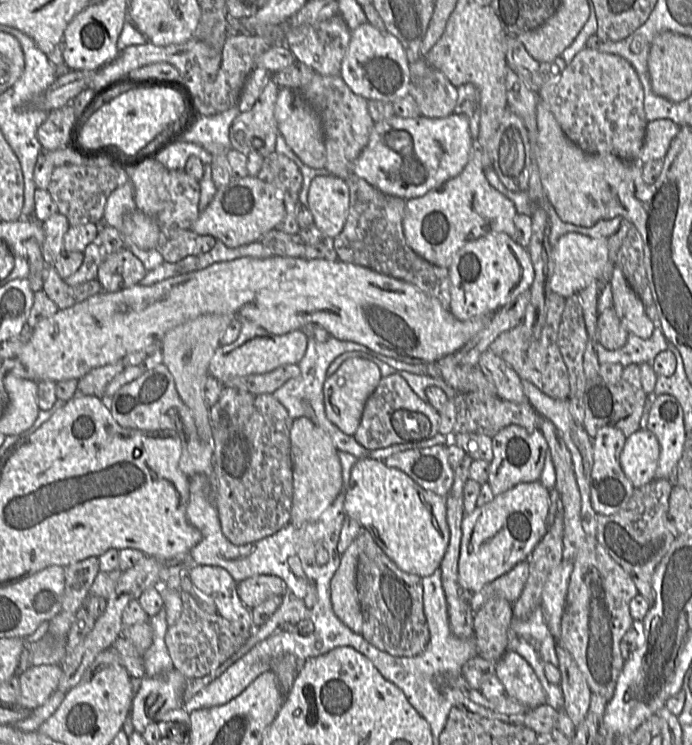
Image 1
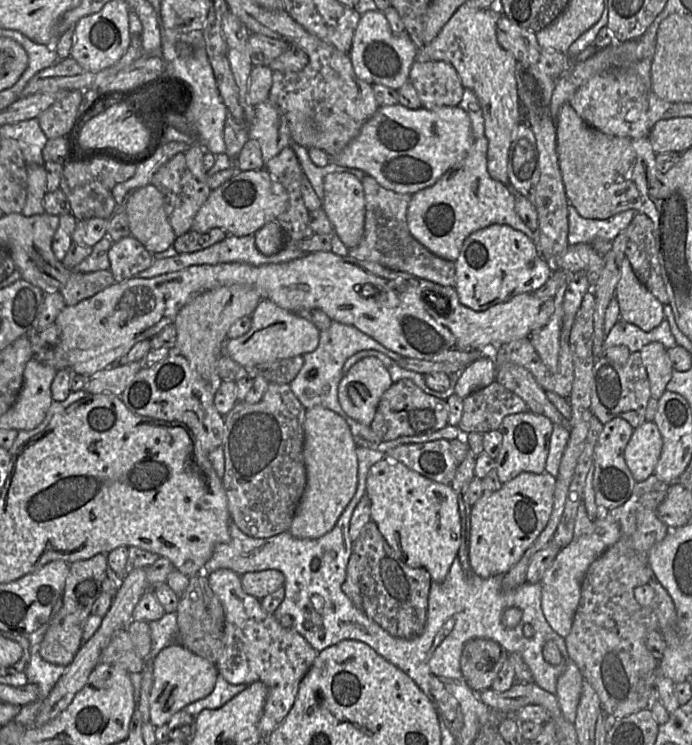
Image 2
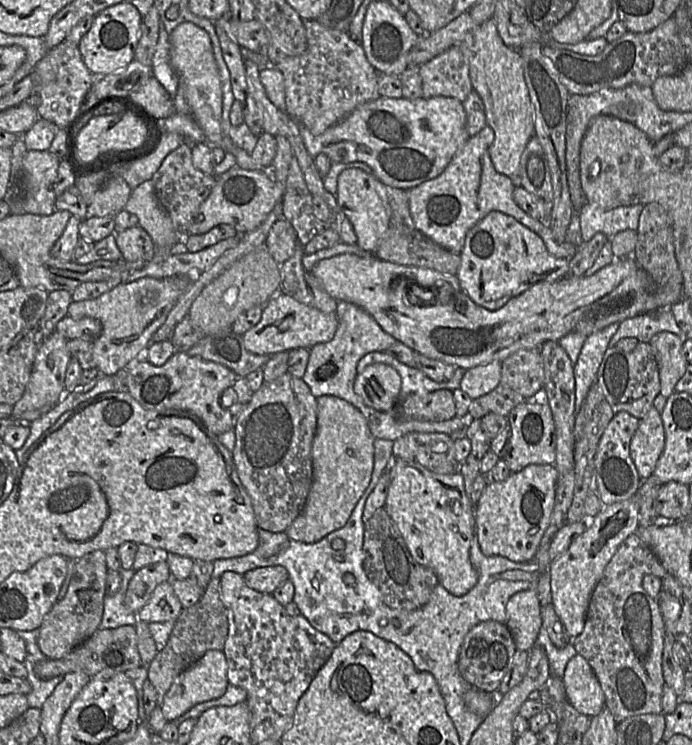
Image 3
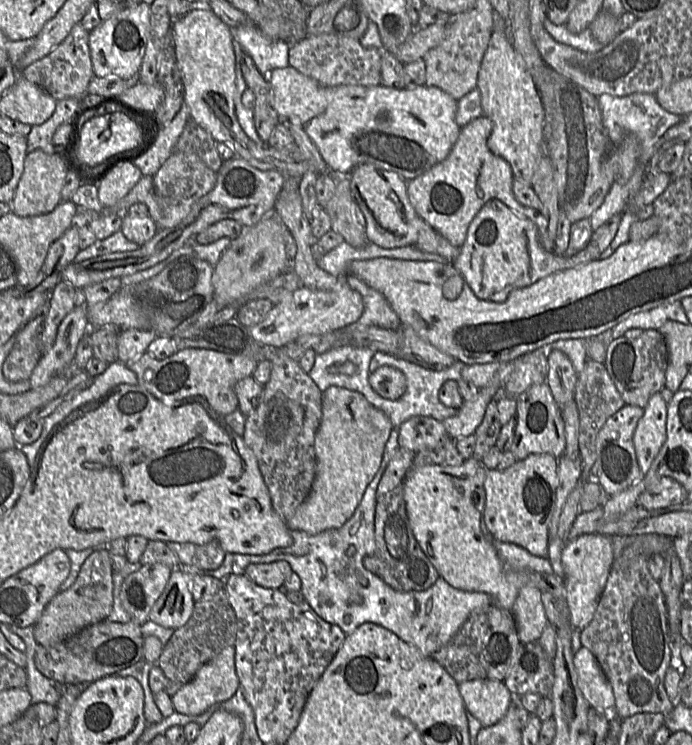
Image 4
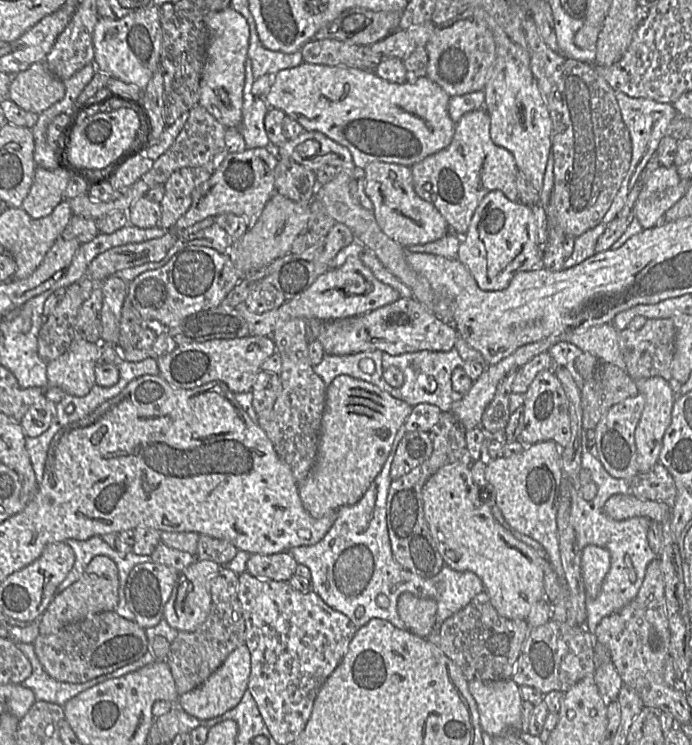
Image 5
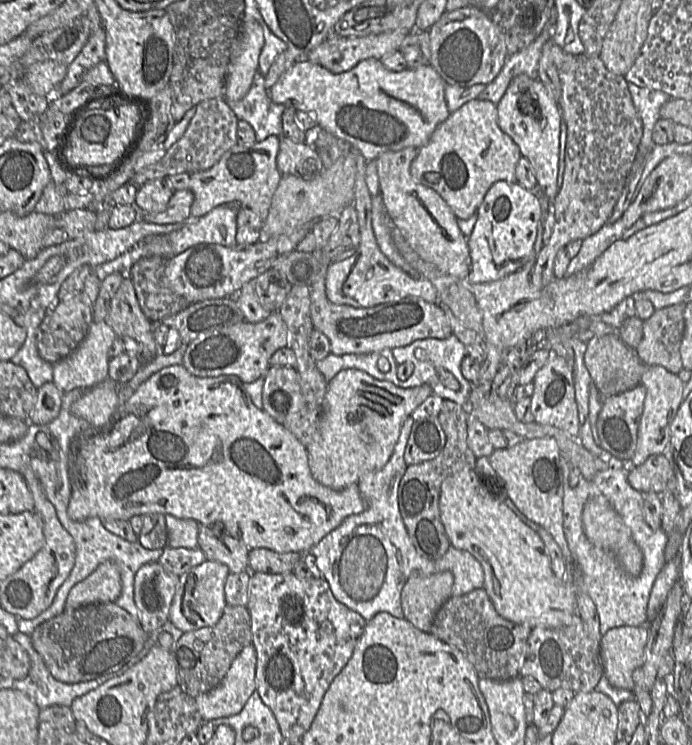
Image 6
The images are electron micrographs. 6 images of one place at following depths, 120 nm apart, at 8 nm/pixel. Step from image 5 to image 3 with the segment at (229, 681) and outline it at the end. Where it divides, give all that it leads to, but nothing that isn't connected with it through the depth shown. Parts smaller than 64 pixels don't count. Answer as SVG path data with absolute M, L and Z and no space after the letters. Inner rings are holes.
M209 650L174 680L159 706L166 720L173 722L195 705L223 696L228 685L227 661L223 650Z

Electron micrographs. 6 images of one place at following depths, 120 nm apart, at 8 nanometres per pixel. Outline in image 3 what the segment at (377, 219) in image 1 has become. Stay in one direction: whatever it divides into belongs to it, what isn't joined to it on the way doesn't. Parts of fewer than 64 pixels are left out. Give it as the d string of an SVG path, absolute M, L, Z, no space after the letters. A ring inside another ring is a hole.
M387 185L384 187L391 215L388 228L373 252L375 257L400 265L423 267L443 274L456 275L460 255L443 248L416 227L409 209L408 191Z

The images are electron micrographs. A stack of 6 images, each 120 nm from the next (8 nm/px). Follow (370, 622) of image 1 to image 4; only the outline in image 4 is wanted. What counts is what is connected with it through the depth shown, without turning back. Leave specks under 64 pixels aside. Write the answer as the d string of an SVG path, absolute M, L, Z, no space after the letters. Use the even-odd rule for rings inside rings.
M403 483L383 498L377 499L375 542L377 551L365 557L364 566L395 591L425 591L440 577L413 534L404 499Z

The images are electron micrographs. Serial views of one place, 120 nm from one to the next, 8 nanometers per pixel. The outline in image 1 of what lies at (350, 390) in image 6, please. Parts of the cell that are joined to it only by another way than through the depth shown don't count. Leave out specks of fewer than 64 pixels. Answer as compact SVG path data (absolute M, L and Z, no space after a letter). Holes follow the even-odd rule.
M300 417L290 430L291 459L293 465L293 500L290 523L302 527L317 520L335 501L343 487L342 468L331 437L314 423Z

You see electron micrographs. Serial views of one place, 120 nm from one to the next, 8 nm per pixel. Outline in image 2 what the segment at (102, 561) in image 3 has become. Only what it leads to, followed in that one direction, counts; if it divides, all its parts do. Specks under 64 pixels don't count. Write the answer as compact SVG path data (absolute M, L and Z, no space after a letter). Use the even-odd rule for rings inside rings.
M97 554L87 560L69 565L69 574L63 592L62 608L50 619L40 645L40 656L45 661L69 666L82 645L84 625L91 615L92 606L101 593L101 583L107 568L107 555Z

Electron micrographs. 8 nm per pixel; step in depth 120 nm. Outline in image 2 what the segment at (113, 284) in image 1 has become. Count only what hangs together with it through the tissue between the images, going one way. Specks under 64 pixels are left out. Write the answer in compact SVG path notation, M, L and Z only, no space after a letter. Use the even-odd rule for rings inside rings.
M131 235L113 242L107 254L115 283L133 278L154 262L153 254Z

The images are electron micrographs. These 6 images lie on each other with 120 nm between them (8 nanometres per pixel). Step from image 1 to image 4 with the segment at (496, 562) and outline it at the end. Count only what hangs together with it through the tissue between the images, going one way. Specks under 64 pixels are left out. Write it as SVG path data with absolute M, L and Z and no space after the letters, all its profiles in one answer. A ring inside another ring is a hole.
M531 454L505 470L487 470L482 522L494 540L512 543L529 553L548 558L549 524L555 511L558 459L550 454Z

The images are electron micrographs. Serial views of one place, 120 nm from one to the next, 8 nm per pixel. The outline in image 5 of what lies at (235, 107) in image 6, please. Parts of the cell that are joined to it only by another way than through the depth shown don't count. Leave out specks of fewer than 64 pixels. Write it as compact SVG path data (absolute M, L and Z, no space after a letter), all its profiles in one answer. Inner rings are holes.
M247 57L245 62L245 85L243 90L242 121L238 129L244 137L246 148L278 148L273 146L266 134L264 119L270 109L265 98L252 94L253 77L251 59Z

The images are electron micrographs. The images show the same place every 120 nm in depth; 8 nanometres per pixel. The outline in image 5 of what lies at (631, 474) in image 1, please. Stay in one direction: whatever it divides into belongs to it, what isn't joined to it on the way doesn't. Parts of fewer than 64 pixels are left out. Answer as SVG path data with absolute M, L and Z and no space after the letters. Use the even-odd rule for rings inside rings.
M660 376L635 381L645 404L635 429L638 473L649 471L658 462L664 434L671 422L676 395Z

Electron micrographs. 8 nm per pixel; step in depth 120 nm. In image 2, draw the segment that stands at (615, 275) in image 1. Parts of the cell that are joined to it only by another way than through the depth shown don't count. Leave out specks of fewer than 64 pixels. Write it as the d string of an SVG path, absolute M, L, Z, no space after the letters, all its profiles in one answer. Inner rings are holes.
M626 259L622 262L615 299L619 306L620 321L633 324L645 332L655 329L664 319L664 305L639 281Z

